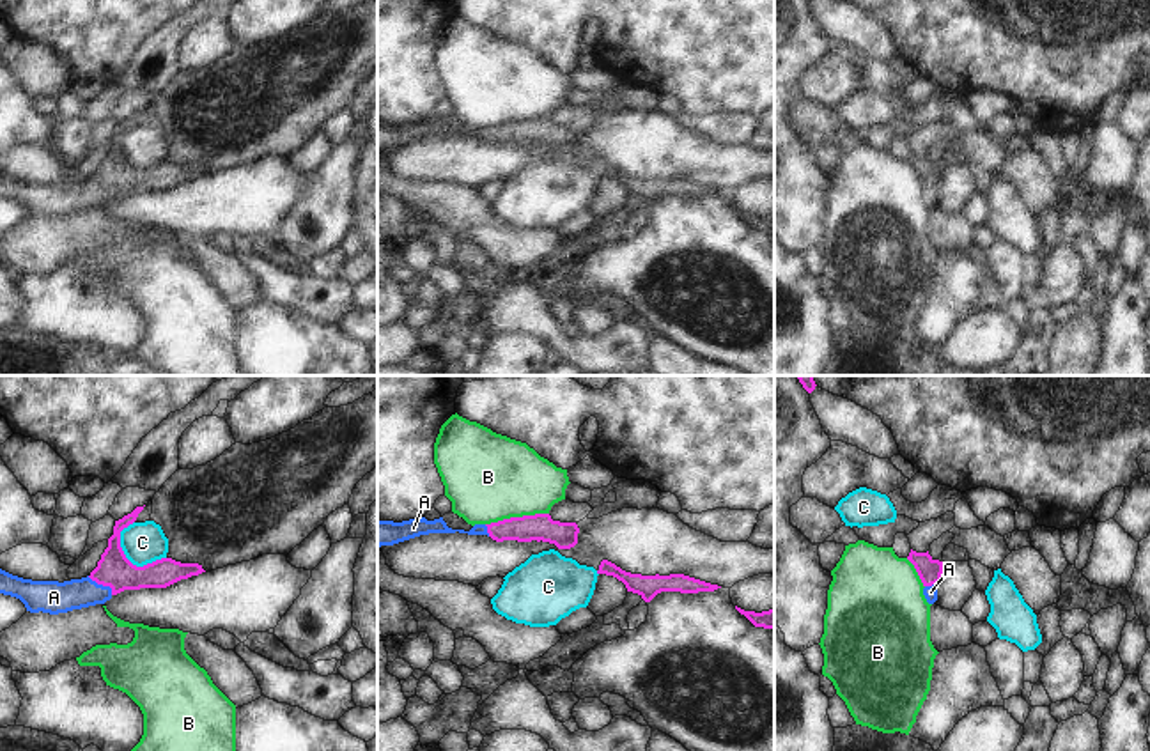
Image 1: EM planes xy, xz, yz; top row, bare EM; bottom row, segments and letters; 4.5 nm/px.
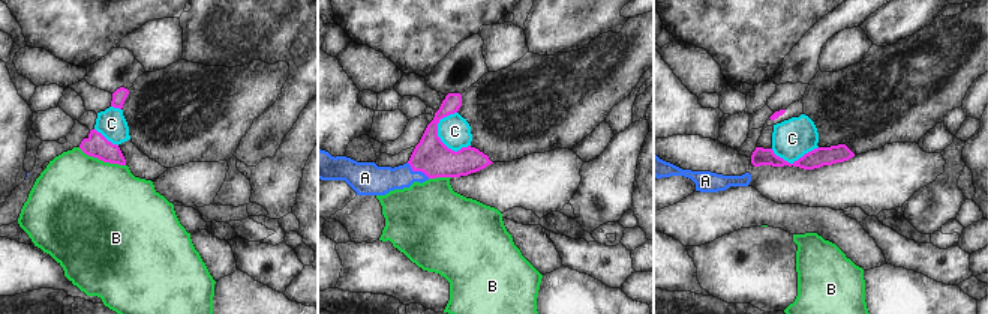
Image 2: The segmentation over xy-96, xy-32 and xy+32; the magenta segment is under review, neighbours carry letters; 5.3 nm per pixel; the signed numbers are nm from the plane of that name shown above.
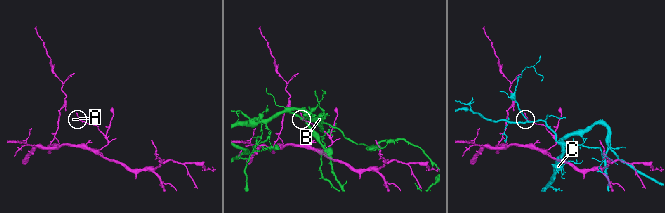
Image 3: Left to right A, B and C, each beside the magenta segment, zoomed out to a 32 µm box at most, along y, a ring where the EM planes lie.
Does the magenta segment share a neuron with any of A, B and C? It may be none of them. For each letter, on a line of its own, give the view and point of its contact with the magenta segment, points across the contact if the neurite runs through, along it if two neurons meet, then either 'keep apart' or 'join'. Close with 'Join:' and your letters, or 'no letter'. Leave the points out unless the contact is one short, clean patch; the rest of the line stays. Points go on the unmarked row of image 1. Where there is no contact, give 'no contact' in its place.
A: meets magenta in xy at (101, 186); runs through xy (114, 172), (101, 186), (93, 193), (54, 201); join
B: meets magenta in xz at (516, 121); border along xz (548, 116), (504, 121), (486, 128); keep apart
C: meets magenta in xy at (132, 167); keep apart
Join: A

